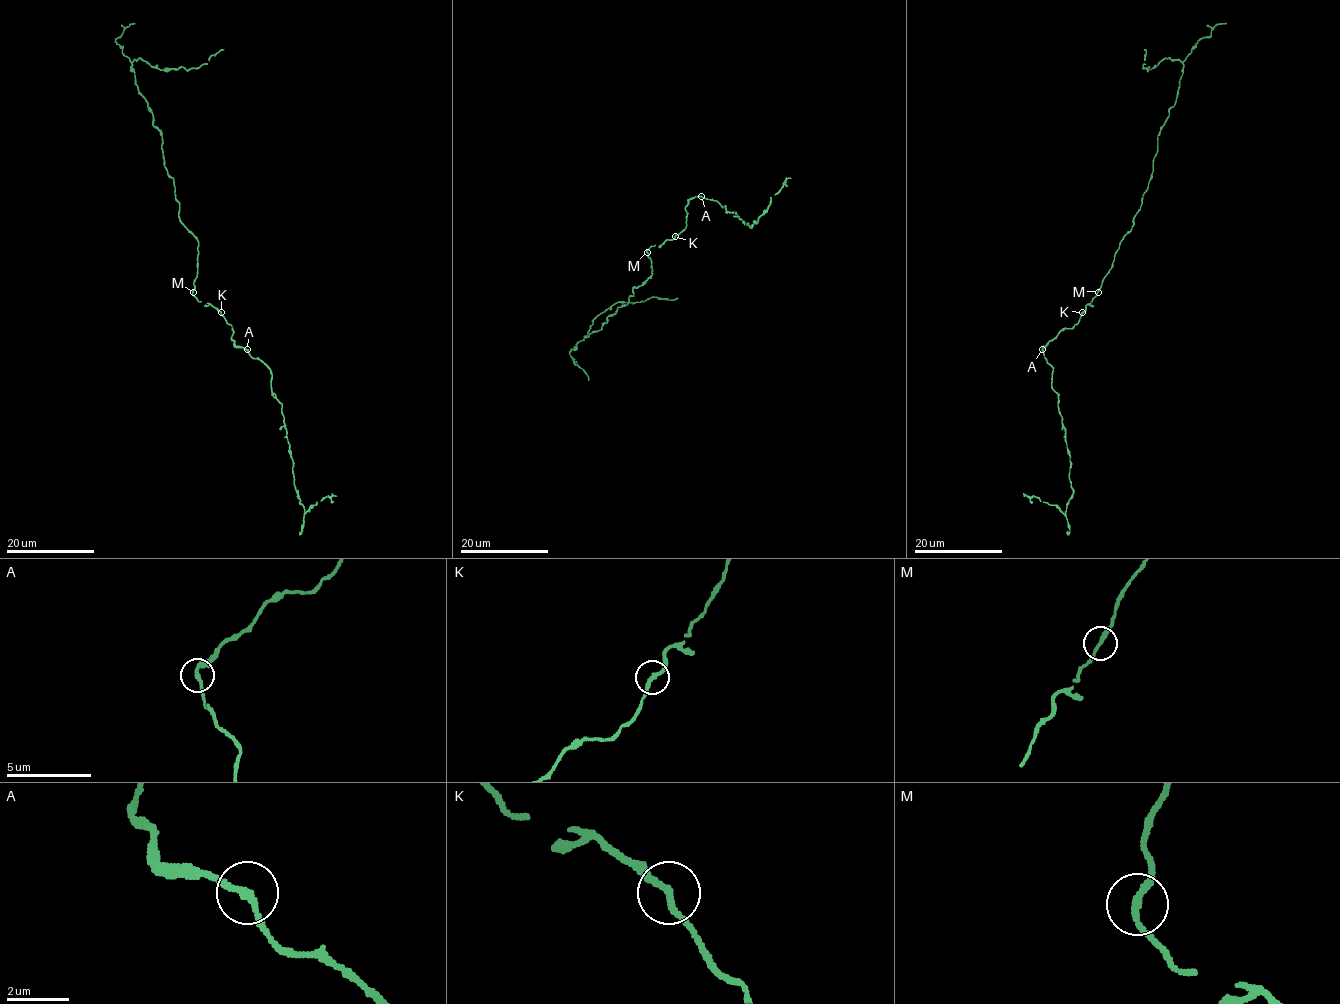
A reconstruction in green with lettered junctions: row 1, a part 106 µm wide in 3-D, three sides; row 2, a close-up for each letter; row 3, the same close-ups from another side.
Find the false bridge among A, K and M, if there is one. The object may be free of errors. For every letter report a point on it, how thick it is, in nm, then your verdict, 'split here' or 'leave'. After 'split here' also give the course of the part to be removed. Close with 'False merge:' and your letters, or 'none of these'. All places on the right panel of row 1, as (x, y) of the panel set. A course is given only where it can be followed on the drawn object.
A: (1042, 349) | 200 nm | leave
K: (1082, 312) | 200 nm | leave
M: (1098, 292) | 200 nm | leave
False merge: none of these

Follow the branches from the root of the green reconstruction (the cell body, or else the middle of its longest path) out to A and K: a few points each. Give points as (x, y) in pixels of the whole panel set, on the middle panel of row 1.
A: (649, 257), (646, 251), (651, 246), (672, 240), (686, 227), (685, 206), (690, 199), (701, 196)
K: (649, 257), (646, 251), (651, 246), (661, 245), (675, 237)

